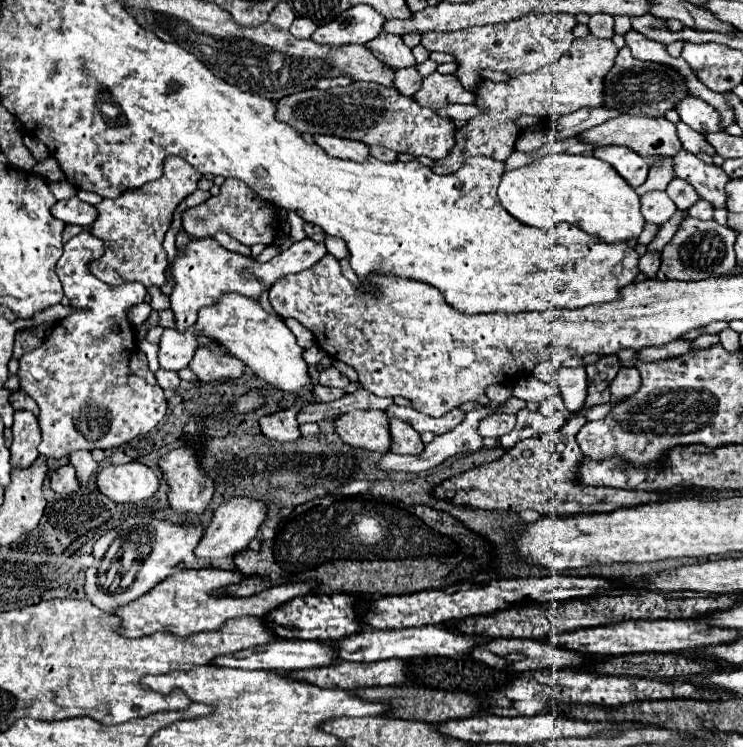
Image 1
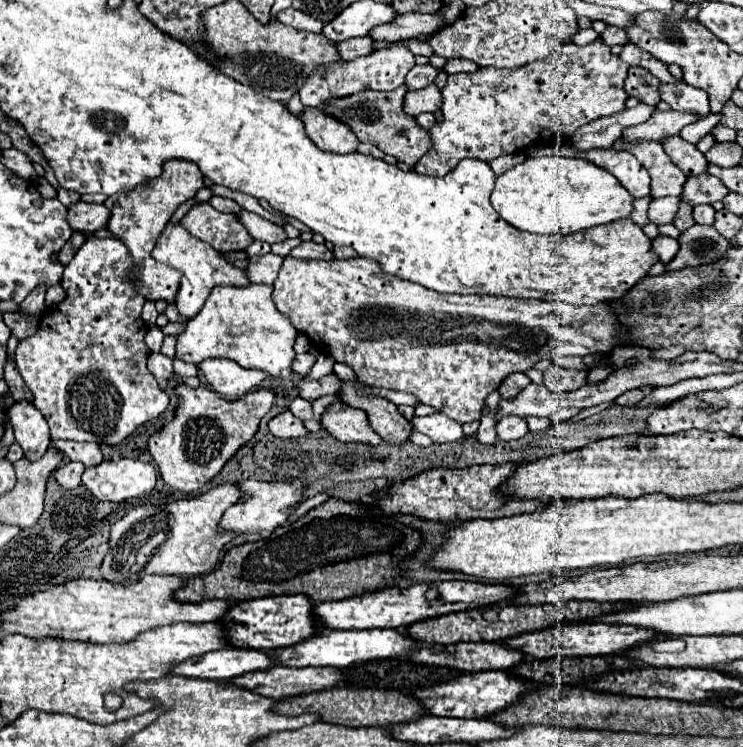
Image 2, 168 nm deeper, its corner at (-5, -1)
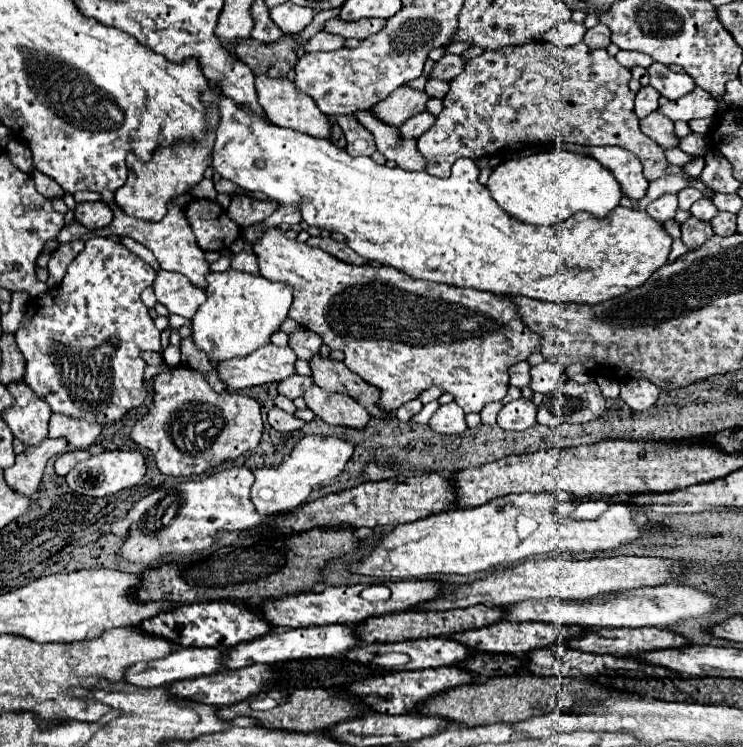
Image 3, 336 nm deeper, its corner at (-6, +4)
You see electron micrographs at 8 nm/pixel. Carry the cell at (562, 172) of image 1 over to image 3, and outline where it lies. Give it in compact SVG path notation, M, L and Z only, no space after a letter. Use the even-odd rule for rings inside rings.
M551 149L501 163L491 173L487 189L505 213L535 227L553 227L579 211L603 219L623 197L617 179L599 161L563 149Z

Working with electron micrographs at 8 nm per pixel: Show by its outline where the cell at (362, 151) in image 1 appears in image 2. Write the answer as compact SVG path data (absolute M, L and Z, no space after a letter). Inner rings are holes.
M306 108L300 114L300 120L304 122L306 136L320 150L338 154L356 152L358 138L354 136L354 132L350 132L350 128L346 128L346 124L342 124L340 120L334 120L334 116L330 116L328 112L320 108Z

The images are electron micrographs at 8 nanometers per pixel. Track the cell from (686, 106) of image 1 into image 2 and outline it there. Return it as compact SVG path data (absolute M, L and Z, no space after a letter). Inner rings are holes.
M676 82L676 84L660 84L660 98L664 102L670 104L670 108L674 110L682 110L682 112L694 112L700 114L702 118L708 116L710 106L708 106L708 96L706 92L684 84L684 82Z

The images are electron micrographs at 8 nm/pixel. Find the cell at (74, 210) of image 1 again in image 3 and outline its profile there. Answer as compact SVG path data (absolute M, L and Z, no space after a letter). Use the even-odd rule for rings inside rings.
M95 201L95 203L77 203L75 207L75 219L87 229L103 229L111 223L113 211L107 207L105 201Z

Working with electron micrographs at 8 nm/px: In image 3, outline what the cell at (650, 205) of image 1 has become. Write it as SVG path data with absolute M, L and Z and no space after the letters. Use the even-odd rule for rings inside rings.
M665 193L661 195L659 199L655 199L649 207L647 207L647 213L659 221L659 223L665 223L669 219L675 217L675 211L677 211L677 195L673 193Z

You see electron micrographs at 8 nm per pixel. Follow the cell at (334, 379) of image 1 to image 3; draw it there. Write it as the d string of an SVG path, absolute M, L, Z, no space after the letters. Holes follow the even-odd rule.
M295 373L295 375L287 377L287 379L283 379L283 381L279 383L277 391L279 391L281 395L289 397L289 399L297 399L297 397L303 397L303 393L305 393L309 387L313 387L313 385L315 385L315 381L313 381L311 375L303 377L303 375L297 375L297 373Z

